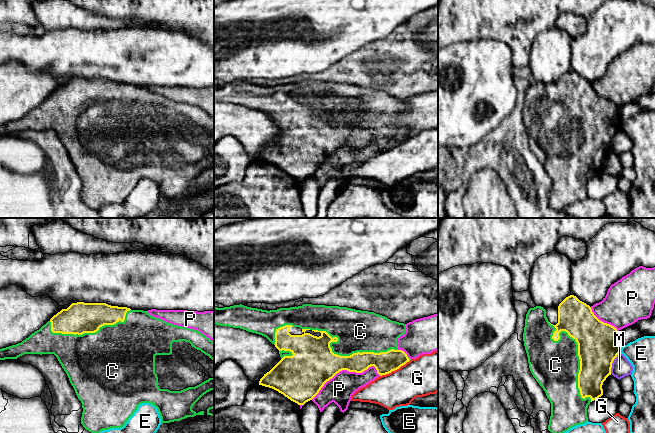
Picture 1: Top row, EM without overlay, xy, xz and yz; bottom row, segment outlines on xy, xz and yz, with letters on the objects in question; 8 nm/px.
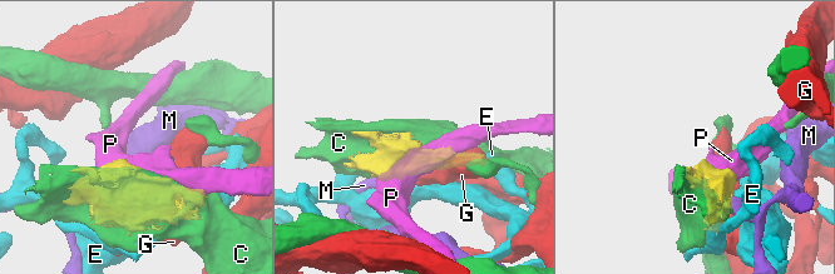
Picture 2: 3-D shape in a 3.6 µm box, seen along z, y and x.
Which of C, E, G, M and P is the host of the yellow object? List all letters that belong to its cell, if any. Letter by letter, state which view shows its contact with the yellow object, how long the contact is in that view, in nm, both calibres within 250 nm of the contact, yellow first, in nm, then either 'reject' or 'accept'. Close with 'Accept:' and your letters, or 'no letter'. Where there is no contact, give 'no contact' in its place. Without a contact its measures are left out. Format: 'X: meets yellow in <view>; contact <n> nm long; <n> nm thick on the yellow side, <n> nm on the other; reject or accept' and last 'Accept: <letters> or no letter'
C: meets yellow in yz; contact 750 nm long; 340 nm thick on the yellow side, 380 nm on the other; accept
E: meets yellow in yz; contact 50 nm long; 340 nm thick on the yellow side, 220 nm on the other; reject
G: meets yellow in xz; contact 280 nm long; 180 nm thick on the yellow side, 320 nm on the other; reject
M: meets yellow in yz; contact 190 nm long; 340 nm thick on the yellow side, 160 nm on the other; reject
P: meets yellow in xz; contact 600 nm long; 340 nm thick on the yellow side, 220 nm on the other; reject
Accept: C

